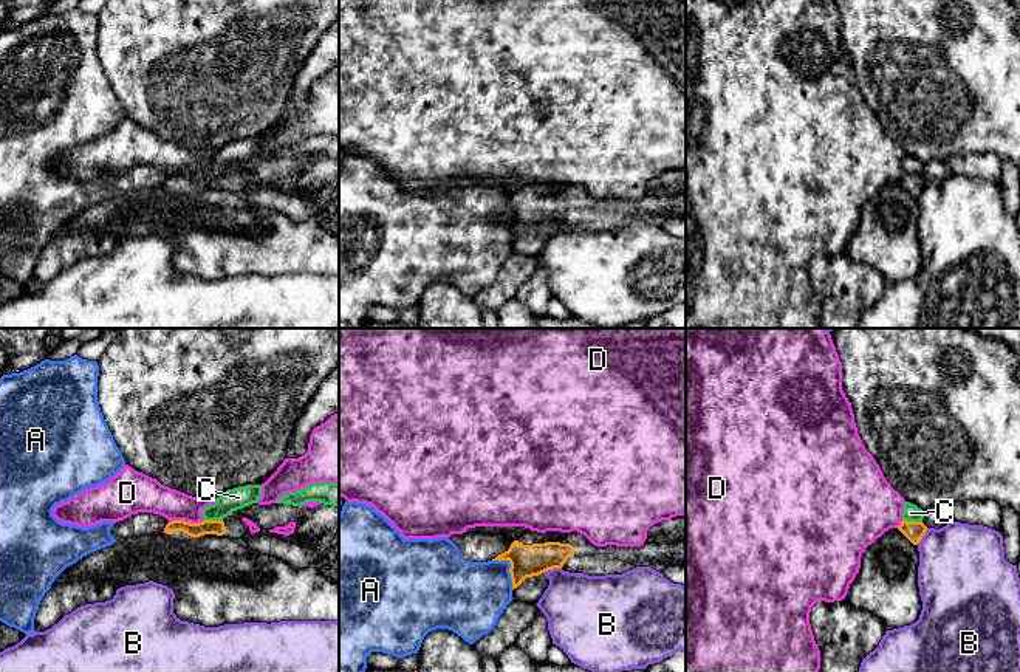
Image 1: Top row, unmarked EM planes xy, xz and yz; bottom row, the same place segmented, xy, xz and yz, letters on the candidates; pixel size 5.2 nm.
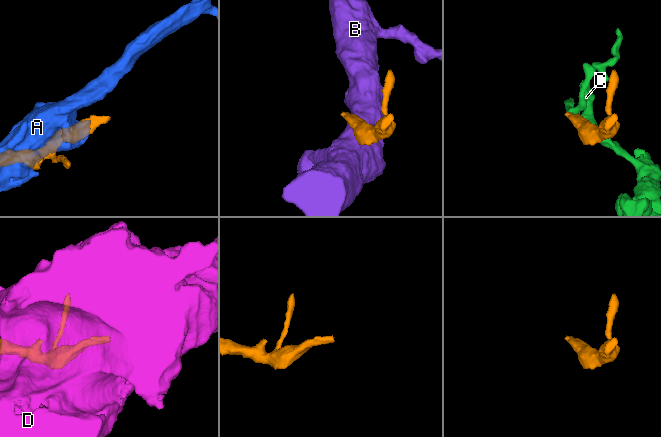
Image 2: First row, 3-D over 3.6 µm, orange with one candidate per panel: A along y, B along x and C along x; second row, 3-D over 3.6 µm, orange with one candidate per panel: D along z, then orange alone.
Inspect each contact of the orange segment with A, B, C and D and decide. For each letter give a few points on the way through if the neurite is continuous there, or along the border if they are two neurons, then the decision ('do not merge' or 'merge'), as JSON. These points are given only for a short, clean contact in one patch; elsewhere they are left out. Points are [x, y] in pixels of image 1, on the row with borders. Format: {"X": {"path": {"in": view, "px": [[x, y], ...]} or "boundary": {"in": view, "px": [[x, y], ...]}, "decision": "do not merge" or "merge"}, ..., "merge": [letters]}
{"A": {"decision": "do not merge"}, "B": {"decision": "do not merge"}, "C": {"decision": "do not merge"}, "D": {"boundary": {"in": "xy", "px": [[203, 519], [197, 522], [169, 522]]}, "decision": "do not merge"}, "merge": []}

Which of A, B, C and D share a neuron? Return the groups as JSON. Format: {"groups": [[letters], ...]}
{"groups": [["A"], ["B"], ["C"], ["D"]]}

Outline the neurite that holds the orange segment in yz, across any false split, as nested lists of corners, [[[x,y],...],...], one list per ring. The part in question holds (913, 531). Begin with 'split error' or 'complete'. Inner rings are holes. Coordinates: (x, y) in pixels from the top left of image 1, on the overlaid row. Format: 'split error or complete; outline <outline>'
complete; outline [[[902,520],[898,530],[913,543],[918,545],[927,531],[922,522],[907,522]]]

